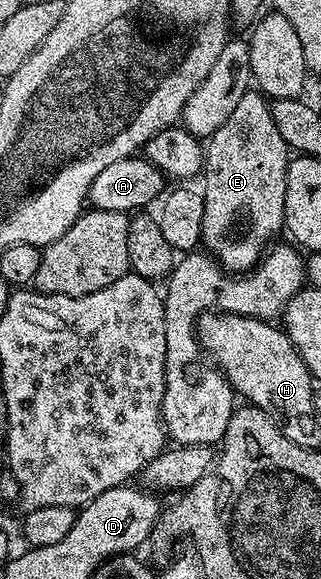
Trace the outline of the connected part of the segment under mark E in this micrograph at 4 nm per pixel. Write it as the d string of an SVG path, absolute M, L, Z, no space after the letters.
M256 89L245 91L243 97L239 97L239 105L235 105L231 117L227 117L223 125L219 125L214 135L208 136L207 146L204 148L205 208L201 243L204 250L226 271L244 273L254 270L278 238L276 235L282 234L285 225L285 194L290 158L291 148L283 141L275 125L270 100Z

